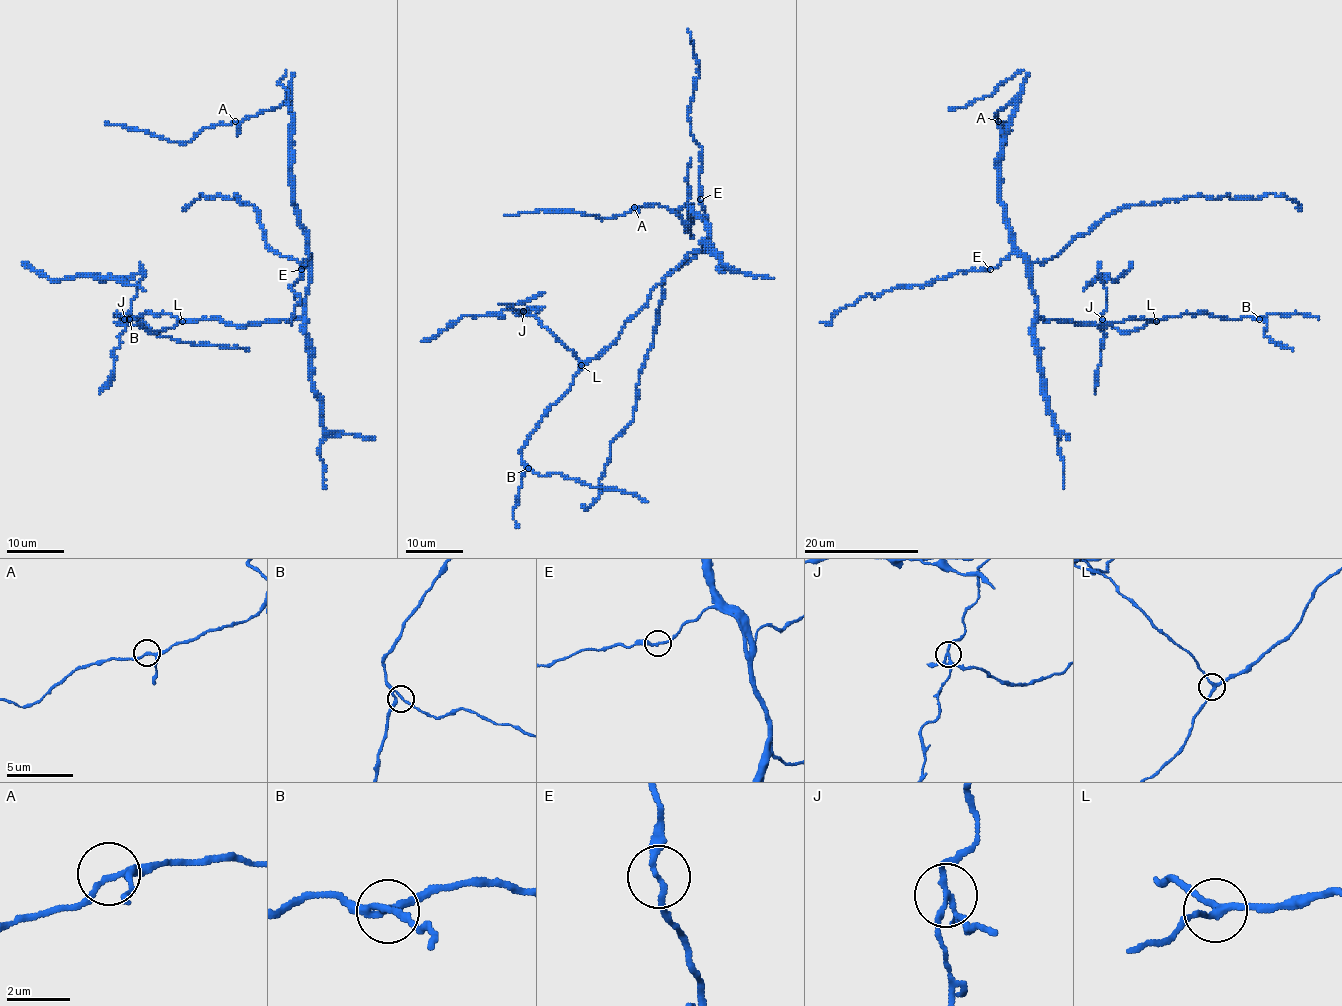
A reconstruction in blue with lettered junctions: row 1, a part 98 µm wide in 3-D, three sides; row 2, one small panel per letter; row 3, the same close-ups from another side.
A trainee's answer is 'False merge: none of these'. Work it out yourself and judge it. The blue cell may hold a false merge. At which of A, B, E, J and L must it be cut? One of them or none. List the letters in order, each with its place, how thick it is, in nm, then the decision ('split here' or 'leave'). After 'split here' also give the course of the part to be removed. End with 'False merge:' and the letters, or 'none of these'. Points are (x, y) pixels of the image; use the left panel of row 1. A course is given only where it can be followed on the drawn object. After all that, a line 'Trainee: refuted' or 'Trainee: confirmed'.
A: (235, 121) | 160 nm | leave
B: (129, 319) | 200 nm | leave
E: (301, 269) | 200 nm | leave
J: (124, 319) | 160 nm | split here | (125, 319), (137, 296), (140, 273), (60, 280), (40, 276), (23, 263)
L: (182, 321) | 200 nm | leave
False merge: J
Trainee: refuted

